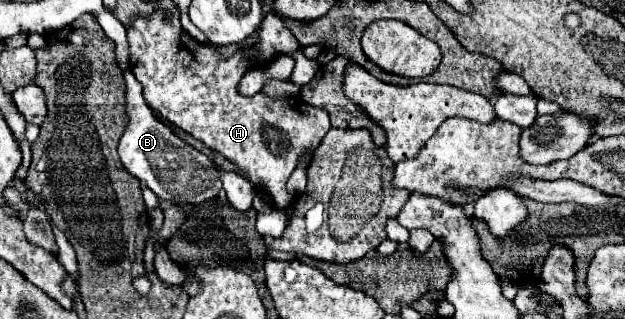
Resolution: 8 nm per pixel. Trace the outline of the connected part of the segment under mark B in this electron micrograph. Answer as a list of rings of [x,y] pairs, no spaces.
[[[124,71],[126,79],[126,111],[130,115],[130,123],[120,139],[118,155],[122,165],[130,175],[134,175],[142,185],[152,189],[160,199],[174,201],[178,205],[188,203],[206,203],[218,197],[218,191],[222,189],[222,181],[218,179],[216,165],[184,143],[180,137],[176,137],[158,117],[156,113],[146,105],[142,95],[142,85],[134,79],[132,71]]]

